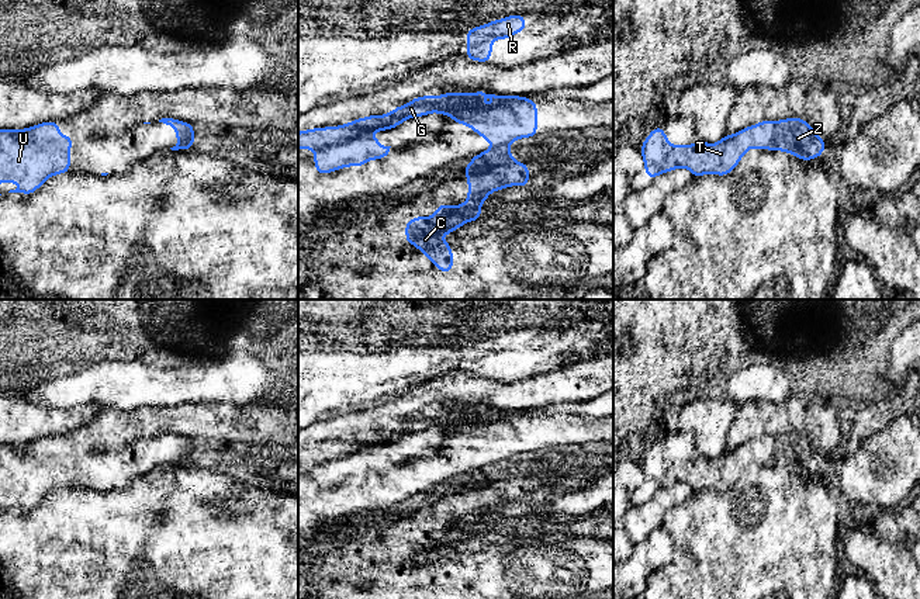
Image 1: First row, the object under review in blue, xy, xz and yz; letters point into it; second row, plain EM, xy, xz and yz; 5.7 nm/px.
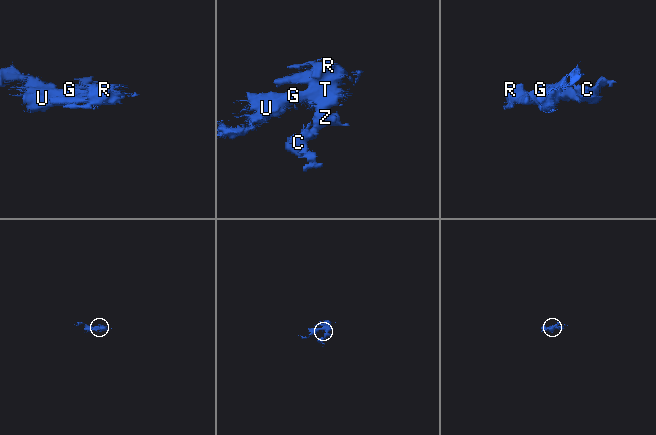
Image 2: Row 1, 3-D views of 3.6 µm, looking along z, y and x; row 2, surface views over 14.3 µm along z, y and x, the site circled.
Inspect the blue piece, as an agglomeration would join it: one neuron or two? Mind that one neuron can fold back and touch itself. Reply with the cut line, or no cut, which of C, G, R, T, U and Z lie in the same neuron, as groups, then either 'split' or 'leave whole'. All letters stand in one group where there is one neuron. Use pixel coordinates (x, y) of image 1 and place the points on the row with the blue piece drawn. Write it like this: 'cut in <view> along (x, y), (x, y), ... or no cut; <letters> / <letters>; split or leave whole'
cut in yz along (775, 123), (770, 148); C Z / G R T U; split

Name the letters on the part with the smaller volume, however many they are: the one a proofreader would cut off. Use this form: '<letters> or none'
C, Z

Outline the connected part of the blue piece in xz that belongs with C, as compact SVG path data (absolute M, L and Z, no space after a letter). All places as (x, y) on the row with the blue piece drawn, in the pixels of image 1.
M499 143L473 156L464 174L468 184L464 204L440 204L432 217L414 217L402 231L407 233L404 243L415 245L440 273L452 273L454 262L452 243L442 242L442 235L454 232L468 221L481 219L480 205L491 191L511 186L529 187L529 163L516 162L509 152L509 143Z

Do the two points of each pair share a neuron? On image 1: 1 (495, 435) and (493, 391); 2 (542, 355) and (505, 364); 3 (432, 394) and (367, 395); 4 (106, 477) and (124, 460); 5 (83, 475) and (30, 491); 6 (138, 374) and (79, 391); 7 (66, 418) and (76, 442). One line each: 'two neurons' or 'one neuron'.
1: two neurons
2: one neuron
3: two neurons
4: one neuron
5: one neuron
6: one neuron
7: two neurons

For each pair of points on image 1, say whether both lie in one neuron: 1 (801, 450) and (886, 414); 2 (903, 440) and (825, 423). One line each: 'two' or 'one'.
1: two
2: two

